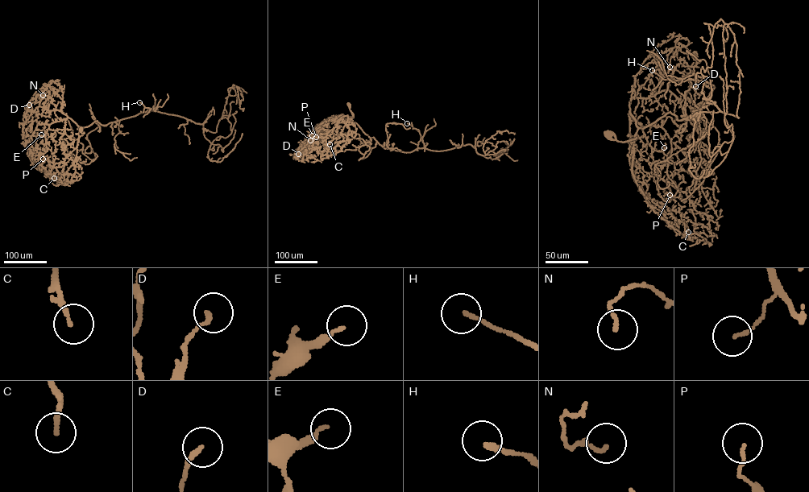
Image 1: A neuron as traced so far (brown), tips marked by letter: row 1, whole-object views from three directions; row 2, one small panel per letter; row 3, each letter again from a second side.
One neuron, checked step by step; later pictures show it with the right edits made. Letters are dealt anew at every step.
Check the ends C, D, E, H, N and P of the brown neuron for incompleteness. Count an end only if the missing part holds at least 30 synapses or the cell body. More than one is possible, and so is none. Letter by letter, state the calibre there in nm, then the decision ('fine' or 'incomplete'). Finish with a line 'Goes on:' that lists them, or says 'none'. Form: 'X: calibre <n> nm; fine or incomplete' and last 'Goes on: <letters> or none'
C: calibre 170 nm; fine
D: calibre 150 nm; fine
E: calibre 140 nm; fine
H: calibre 150 nm; incomplete
N: calibre 130 nm; fine
P: calibre 110 nm; fine
Goes on: H

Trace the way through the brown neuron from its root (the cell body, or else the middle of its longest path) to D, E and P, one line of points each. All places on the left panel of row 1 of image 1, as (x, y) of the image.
D: (80, 130), (81, 133), (84, 133), (58, 110), (49, 110), (39, 106), (31, 113), (31, 106), (29, 105)
E: (80, 130), (81, 133), (84, 133), (66, 117), (51, 123), (44, 135), (39, 136), (41, 134)
P: (80, 130), (81, 133), (84, 133), (68, 117), (51, 123), (45, 134), (47, 149), (43, 159)

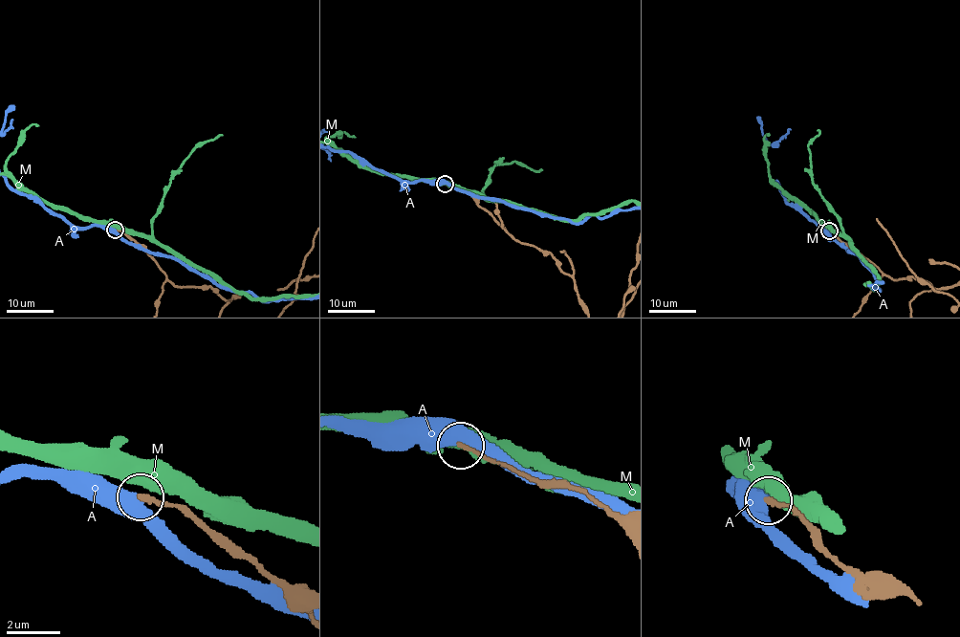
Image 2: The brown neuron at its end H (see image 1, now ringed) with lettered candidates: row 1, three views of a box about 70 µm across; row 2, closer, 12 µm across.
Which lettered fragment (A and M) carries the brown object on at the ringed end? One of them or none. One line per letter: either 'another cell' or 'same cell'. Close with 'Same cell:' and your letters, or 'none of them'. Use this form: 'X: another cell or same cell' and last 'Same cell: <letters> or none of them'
A: another cell
M: another cell
Same cell: none of them

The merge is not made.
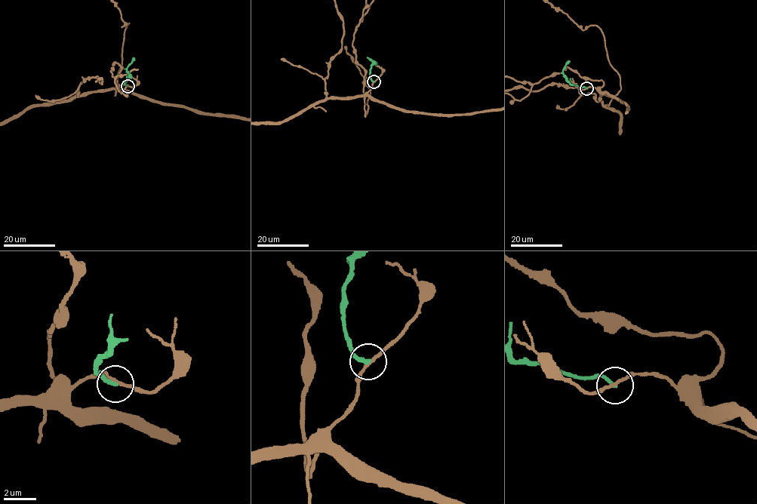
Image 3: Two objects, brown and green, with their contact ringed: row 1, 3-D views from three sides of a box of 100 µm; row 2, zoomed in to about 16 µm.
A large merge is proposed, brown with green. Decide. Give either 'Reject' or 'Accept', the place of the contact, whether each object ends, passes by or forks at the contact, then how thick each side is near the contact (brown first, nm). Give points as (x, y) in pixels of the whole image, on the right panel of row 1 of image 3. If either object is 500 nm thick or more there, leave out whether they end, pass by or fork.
Reject. Place: (586, 88). At the ring brown passes by. At the ring green ends. Thickness 170 nm (brown) against 240 nm

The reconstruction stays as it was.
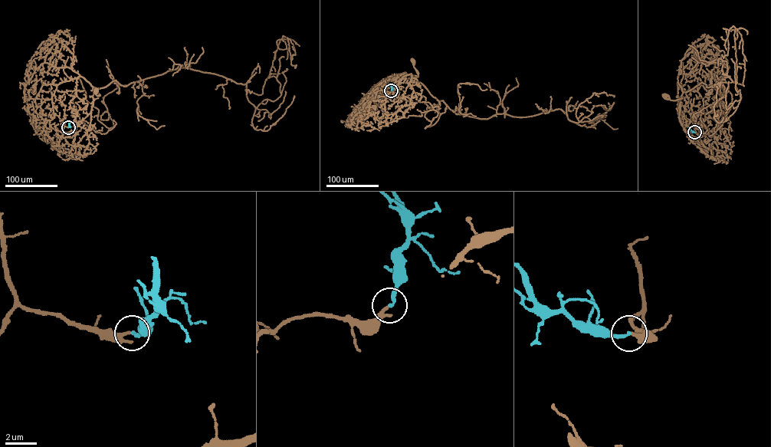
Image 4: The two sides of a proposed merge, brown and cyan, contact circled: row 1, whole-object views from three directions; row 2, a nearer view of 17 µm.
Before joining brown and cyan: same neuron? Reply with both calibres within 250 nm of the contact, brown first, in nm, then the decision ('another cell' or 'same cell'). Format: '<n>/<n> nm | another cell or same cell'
150/220 nm | same cell

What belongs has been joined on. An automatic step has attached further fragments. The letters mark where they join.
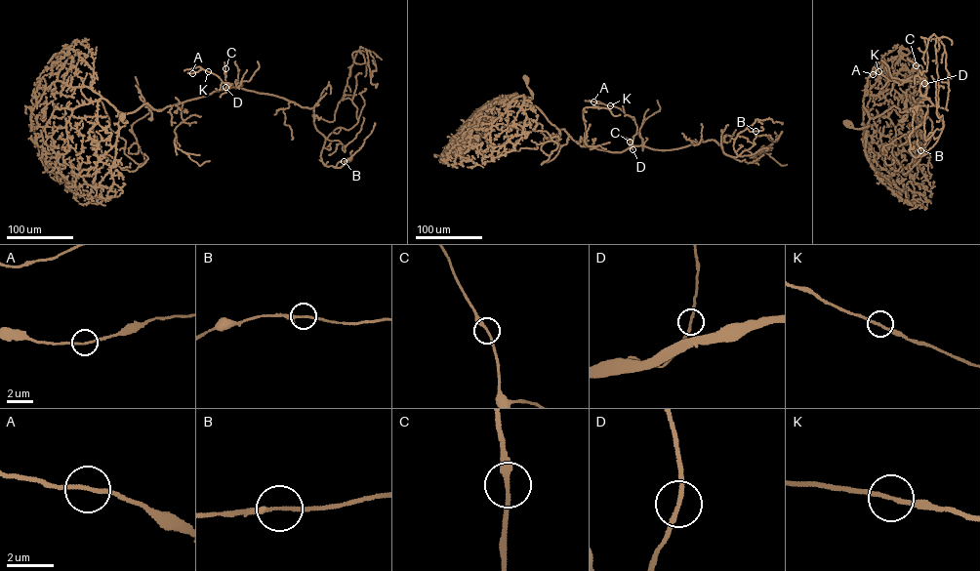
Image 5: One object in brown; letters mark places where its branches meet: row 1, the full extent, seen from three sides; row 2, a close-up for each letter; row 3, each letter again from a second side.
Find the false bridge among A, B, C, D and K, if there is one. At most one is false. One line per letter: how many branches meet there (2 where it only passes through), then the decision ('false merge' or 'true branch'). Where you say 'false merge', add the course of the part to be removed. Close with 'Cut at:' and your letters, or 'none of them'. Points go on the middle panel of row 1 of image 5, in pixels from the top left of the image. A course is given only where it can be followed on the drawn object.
A: 2 | true branch
B: 2 | true branch
C: 2 | true branch
D: 2 | true branch
K: 2 | true branch
Cut at: none of them

